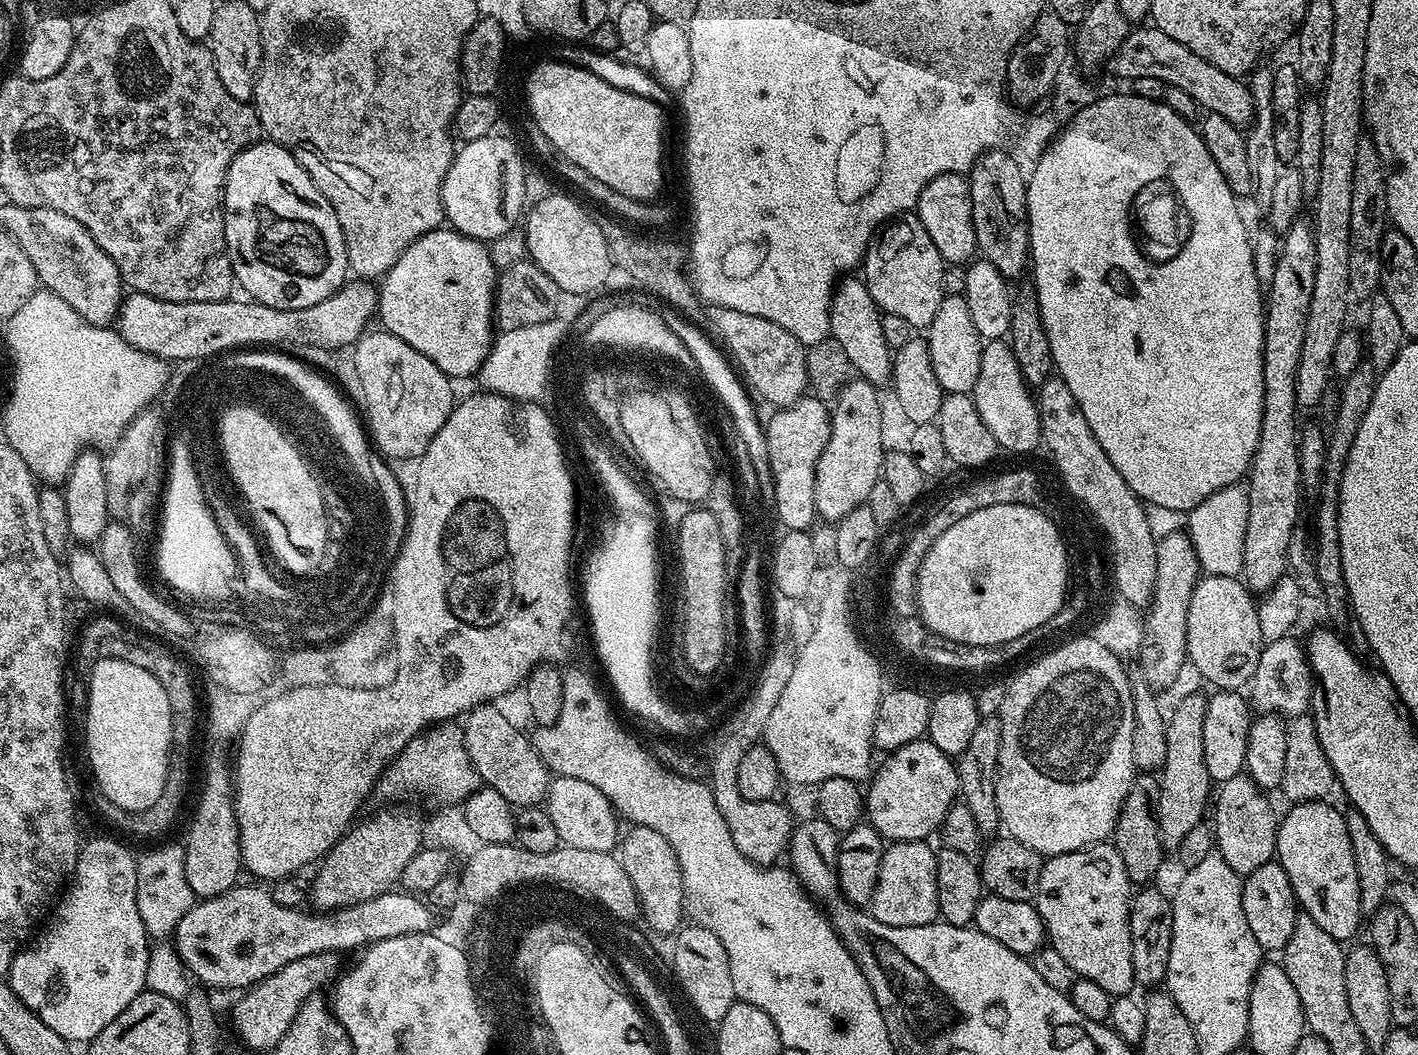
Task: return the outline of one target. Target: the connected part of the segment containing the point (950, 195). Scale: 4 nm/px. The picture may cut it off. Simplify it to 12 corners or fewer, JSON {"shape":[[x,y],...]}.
{"shape":[[961,173],[938,174],[914,212],[945,265],[977,255]]}

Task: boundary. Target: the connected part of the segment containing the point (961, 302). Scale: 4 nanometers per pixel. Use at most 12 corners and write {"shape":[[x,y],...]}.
{"shape":[[945,295],[926,339],[938,386],[969,395],[981,340],[963,296]]}

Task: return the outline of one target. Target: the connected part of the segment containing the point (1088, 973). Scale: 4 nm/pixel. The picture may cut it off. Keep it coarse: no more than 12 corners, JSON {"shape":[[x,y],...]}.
{"shape":[[1108,842],[1049,856],[1047,943],[1113,998],[1137,987],[1134,885]]}

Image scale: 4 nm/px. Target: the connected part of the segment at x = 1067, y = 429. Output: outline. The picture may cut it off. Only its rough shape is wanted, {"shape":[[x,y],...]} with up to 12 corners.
{"shape":[[1070,386],[1035,393],[1072,491],[1116,545],[1122,594],[1151,592],[1158,543],[1145,505],[1098,446]]}

